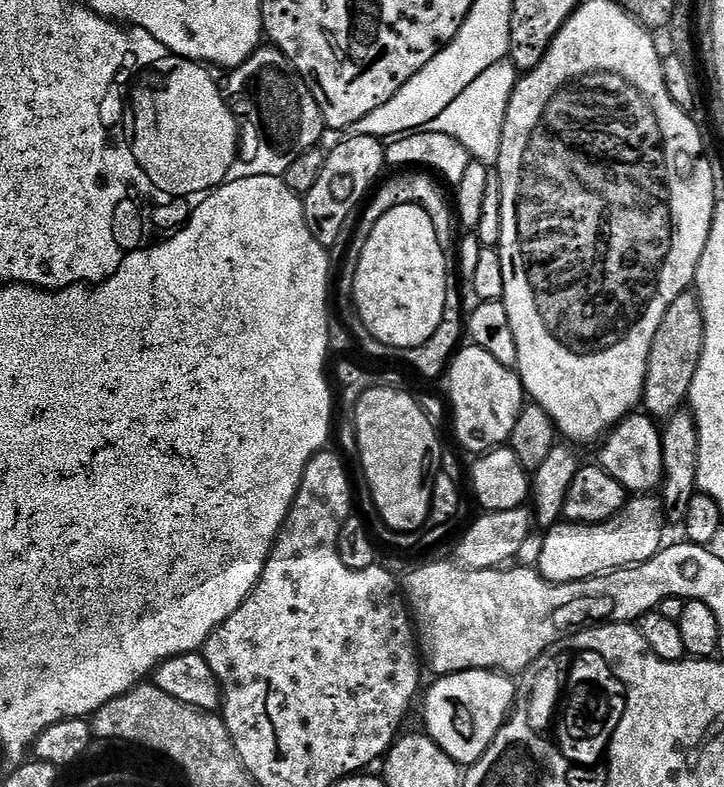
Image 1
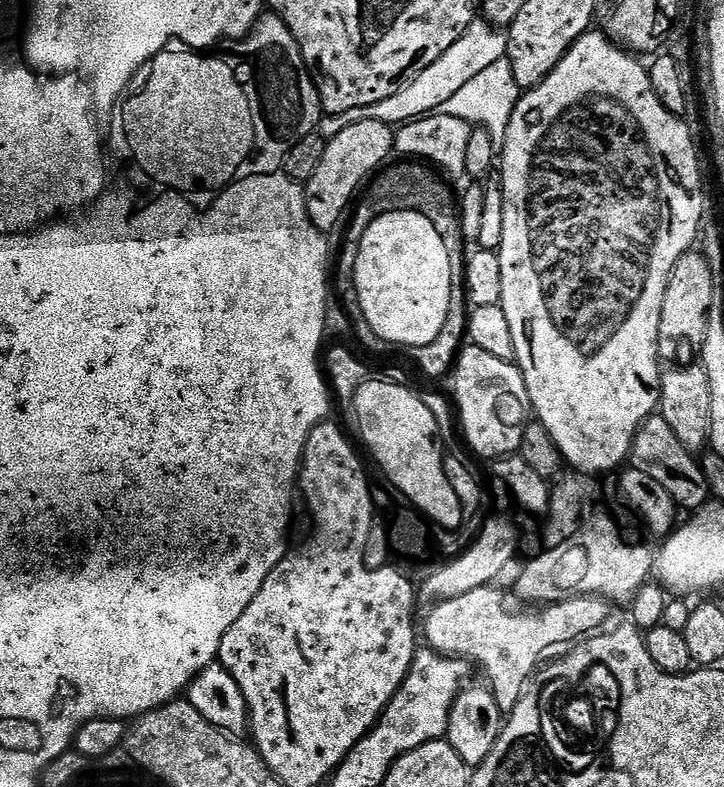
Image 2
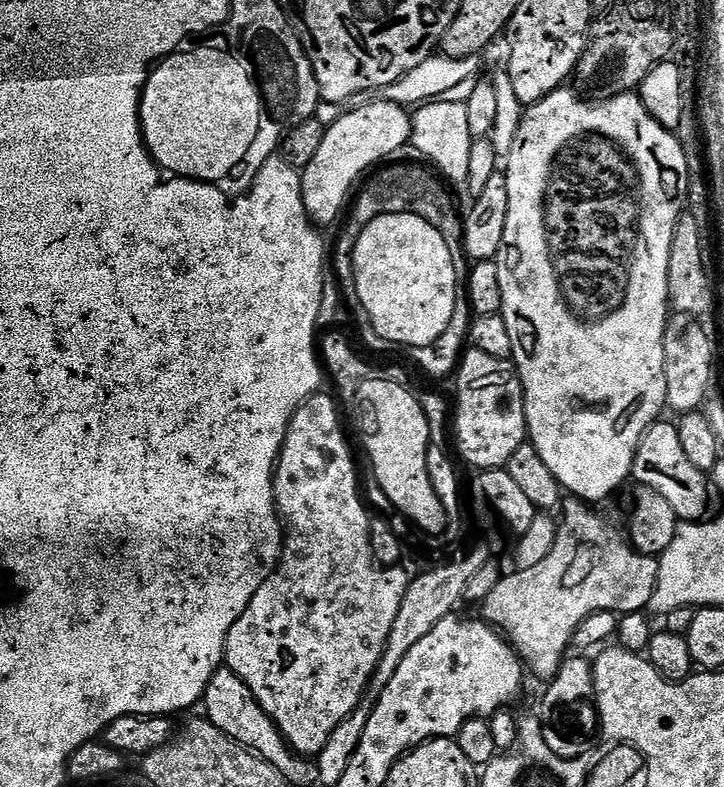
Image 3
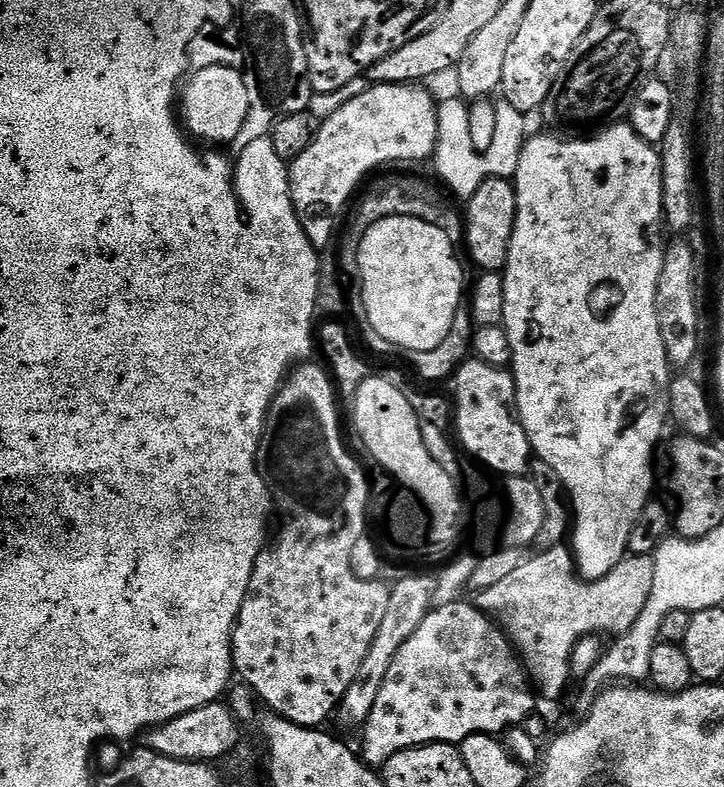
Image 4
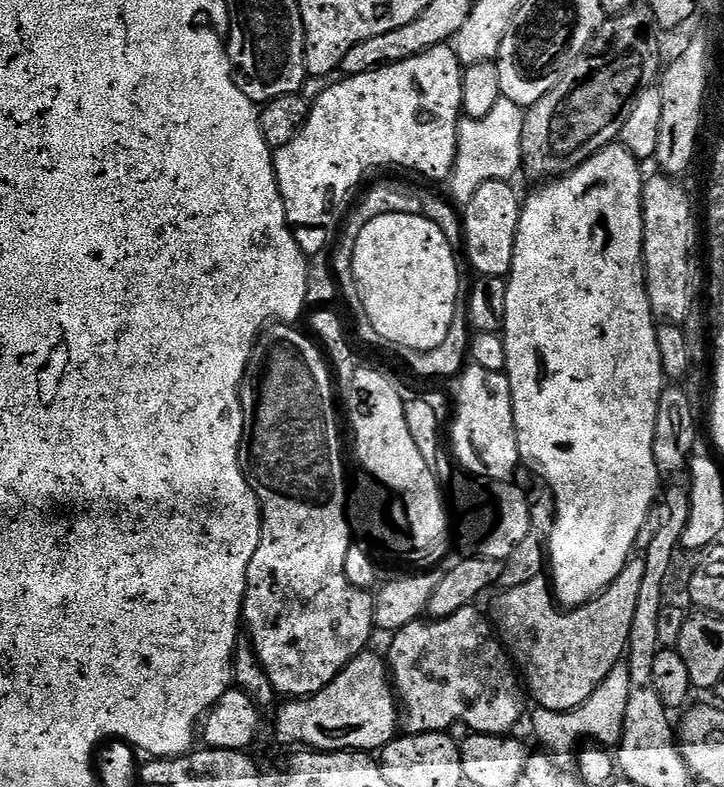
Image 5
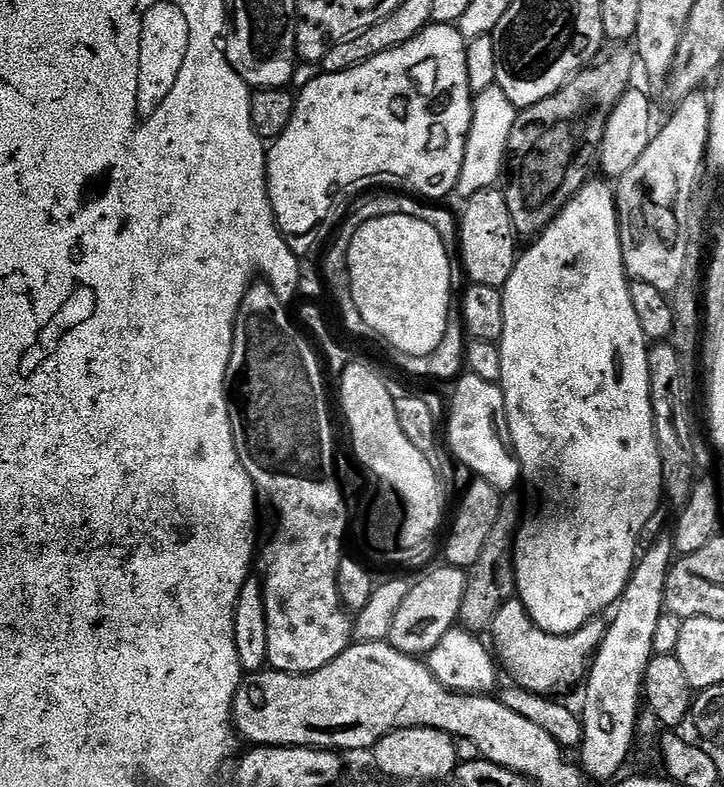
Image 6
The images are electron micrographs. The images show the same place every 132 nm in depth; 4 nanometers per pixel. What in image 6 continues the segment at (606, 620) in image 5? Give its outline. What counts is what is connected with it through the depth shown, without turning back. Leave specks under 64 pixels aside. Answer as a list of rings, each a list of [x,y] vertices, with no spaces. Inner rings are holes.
[[[511,598],[493,616],[490,644],[503,675],[505,672],[515,687],[537,692],[539,696],[548,696],[556,694],[559,688],[572,688],[576,683],[579,685],[587,677],[589,665],[603,640],[605,627],[603,619],[593,618],[577,632],[555,636],[533,622],[522,601]]]

